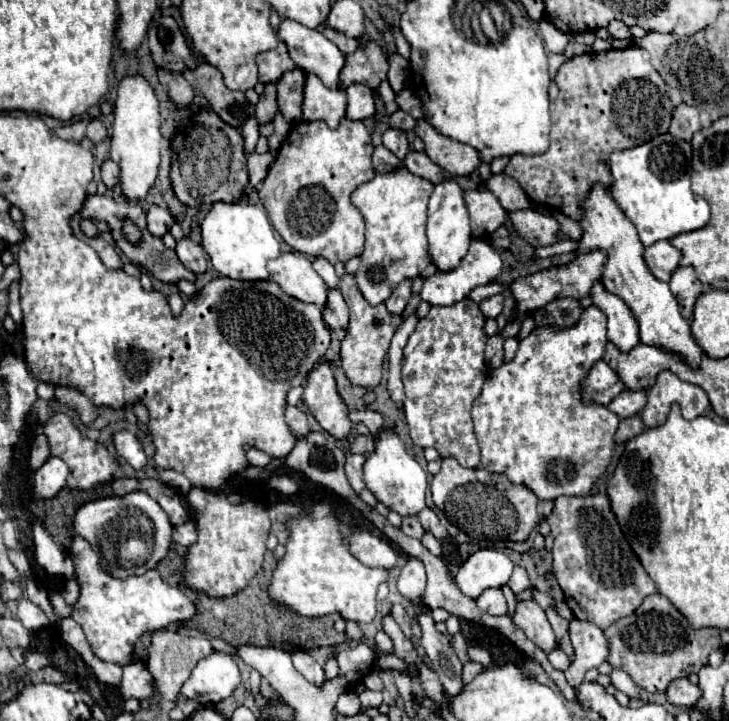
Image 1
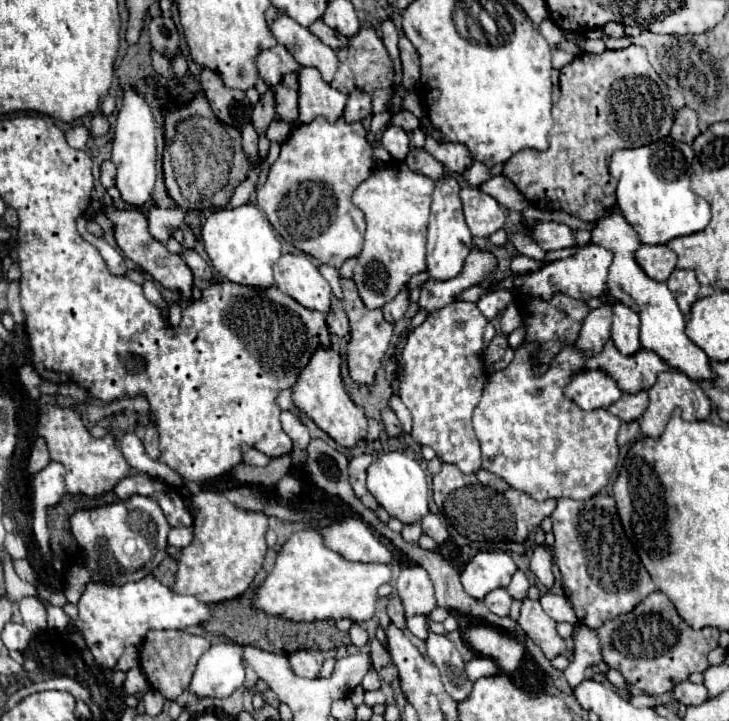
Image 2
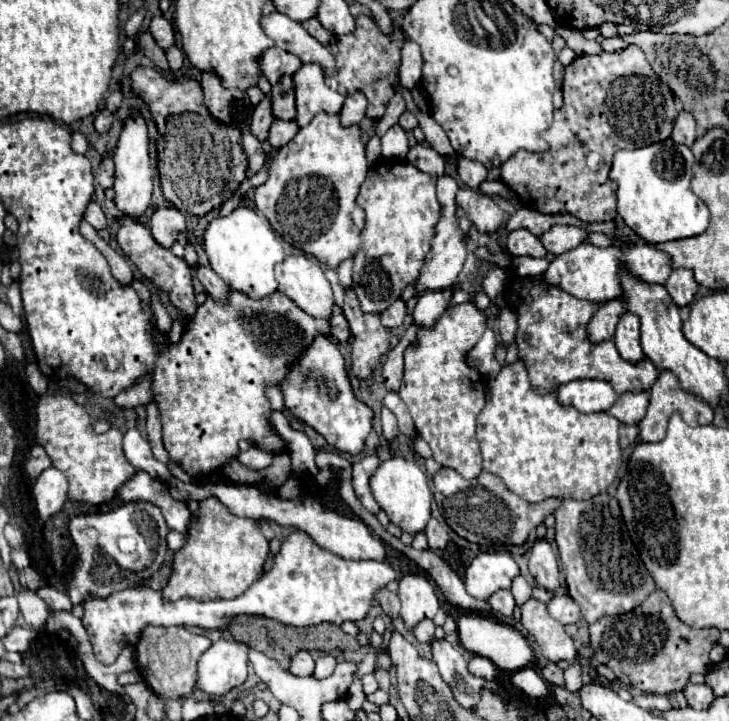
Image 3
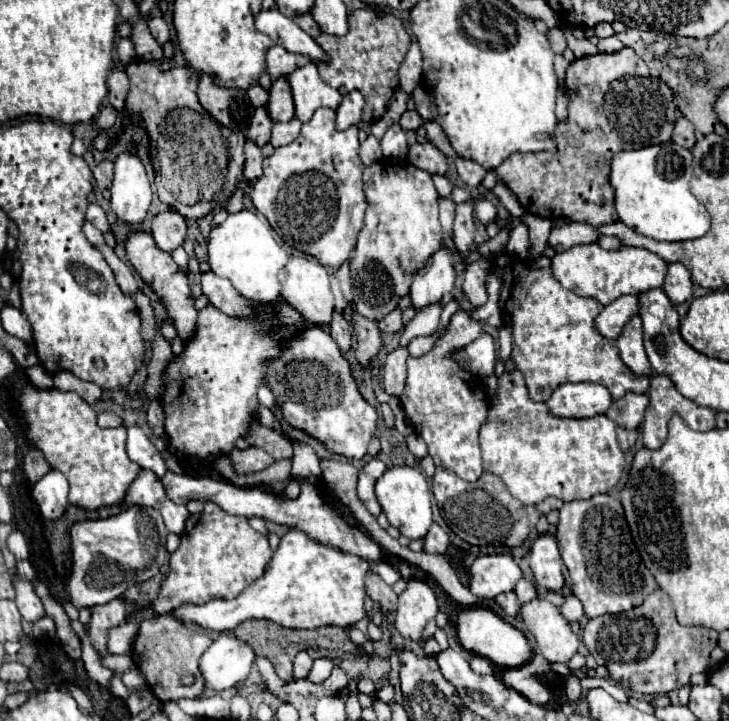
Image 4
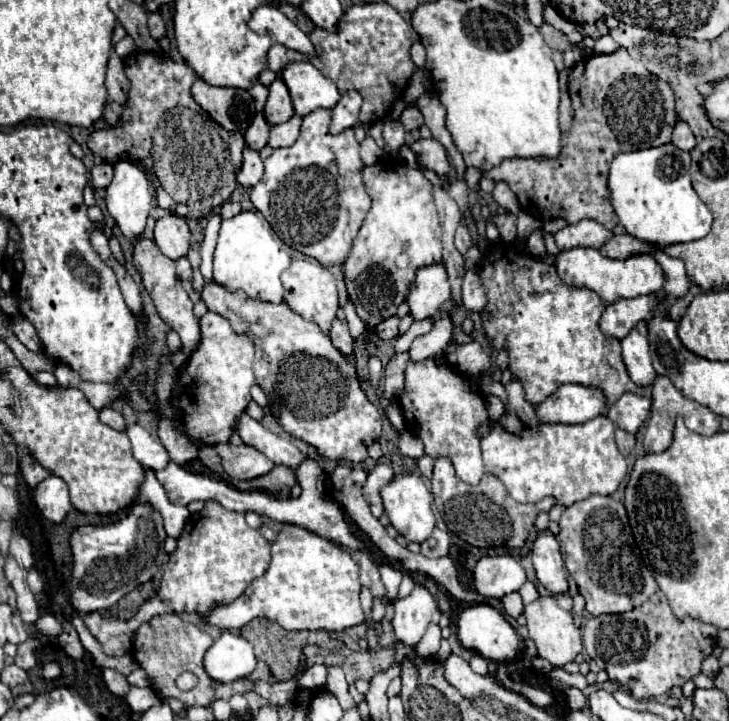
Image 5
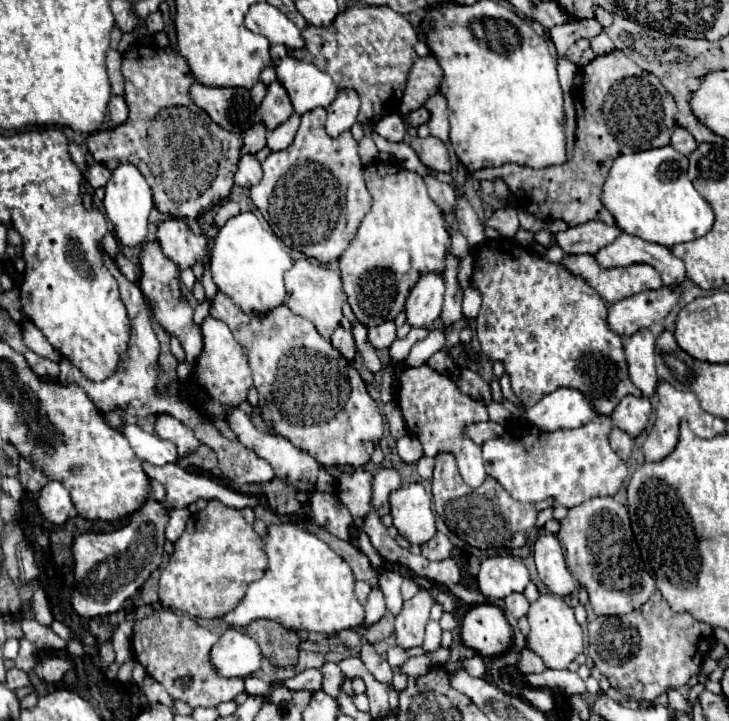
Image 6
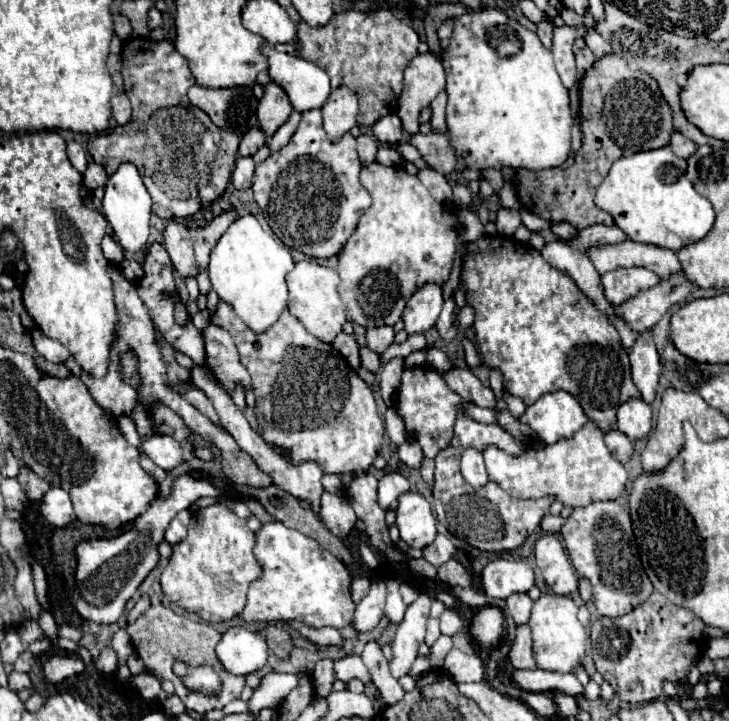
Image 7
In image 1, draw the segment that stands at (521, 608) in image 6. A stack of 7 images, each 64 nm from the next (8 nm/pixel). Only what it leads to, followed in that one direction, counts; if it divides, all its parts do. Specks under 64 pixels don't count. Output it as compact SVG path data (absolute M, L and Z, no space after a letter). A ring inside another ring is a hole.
M500 588L484 590L484 592L476 598L476 604L478 604L484 612L488 612L488 614L492 614L492 616L502 616L502 614L508 612L508 608L506 608L506 598L504 598L504 594L502 594Z

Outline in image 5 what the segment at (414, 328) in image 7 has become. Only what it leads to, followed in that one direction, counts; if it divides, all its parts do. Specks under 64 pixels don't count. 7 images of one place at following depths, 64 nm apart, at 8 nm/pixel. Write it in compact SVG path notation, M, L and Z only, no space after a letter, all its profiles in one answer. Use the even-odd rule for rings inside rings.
M442 262L424 266L416 274L416 282L410 288L408 304L414 320L424 320L440 310L442 302L450 298L450 282Z

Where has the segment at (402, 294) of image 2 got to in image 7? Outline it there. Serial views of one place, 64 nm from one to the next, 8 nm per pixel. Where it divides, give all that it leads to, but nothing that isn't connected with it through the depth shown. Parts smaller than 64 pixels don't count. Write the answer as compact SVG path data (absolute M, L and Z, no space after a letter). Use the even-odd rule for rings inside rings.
M380 326L380 328L368 328L366 330L368 348L376 354L384 354L386 348L394 342L394 330L392 326Z

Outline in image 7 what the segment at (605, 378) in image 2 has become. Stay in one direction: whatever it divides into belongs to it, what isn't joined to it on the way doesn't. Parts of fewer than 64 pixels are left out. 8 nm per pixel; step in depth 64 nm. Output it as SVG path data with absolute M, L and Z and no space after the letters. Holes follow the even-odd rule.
M556 390L544 394L532 406L528 406L520 416L520 422L528 424L542 442L554 444L556 440L578 432L588 422L588 416L584 414L576 396Z

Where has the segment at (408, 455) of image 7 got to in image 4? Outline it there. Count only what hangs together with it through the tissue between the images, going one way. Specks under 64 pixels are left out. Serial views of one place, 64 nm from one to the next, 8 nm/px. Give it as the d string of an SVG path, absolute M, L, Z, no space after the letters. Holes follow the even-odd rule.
M410 434L410 436L406 438L406 442L408 442L408 450L410 450L416 458L424 458L424 456L428 456L426 442L424 442L418 434Z

